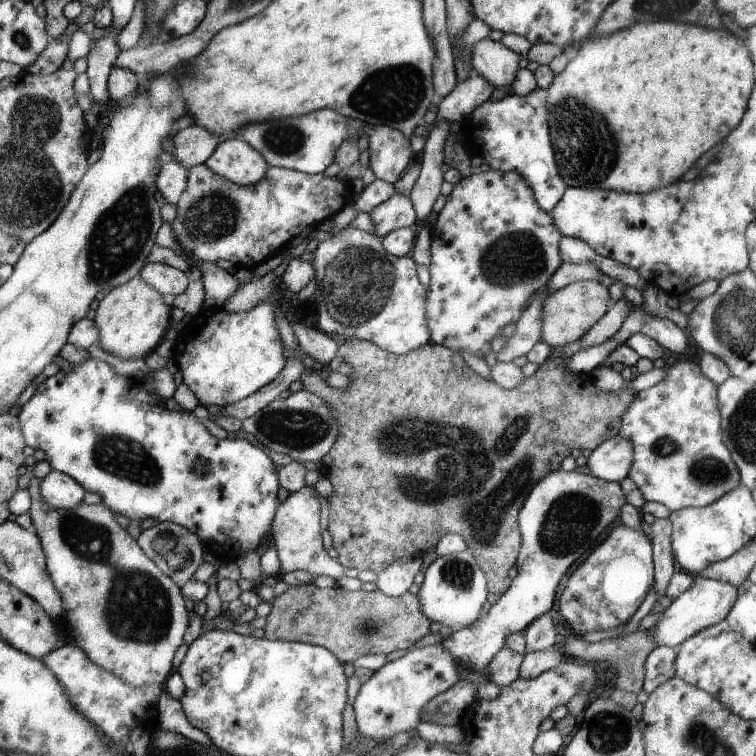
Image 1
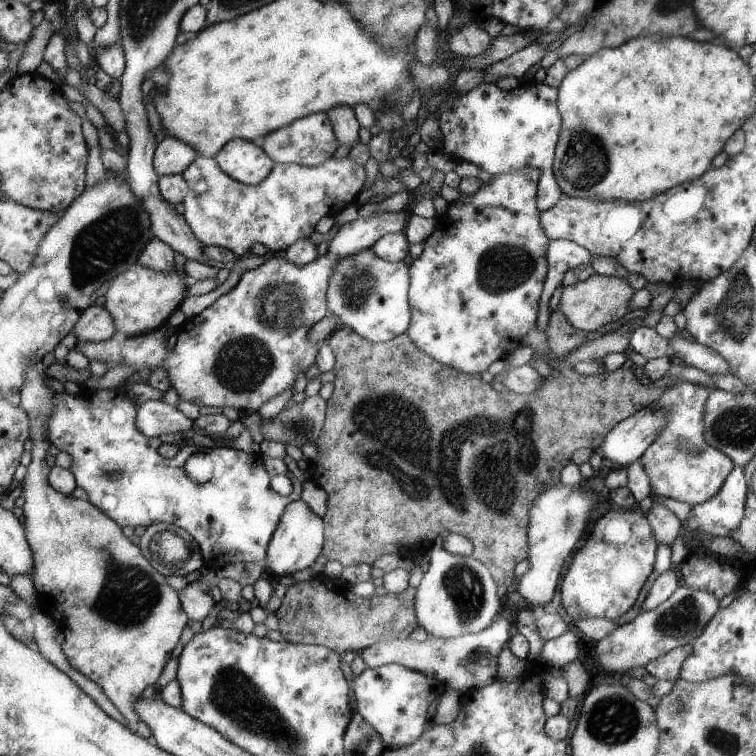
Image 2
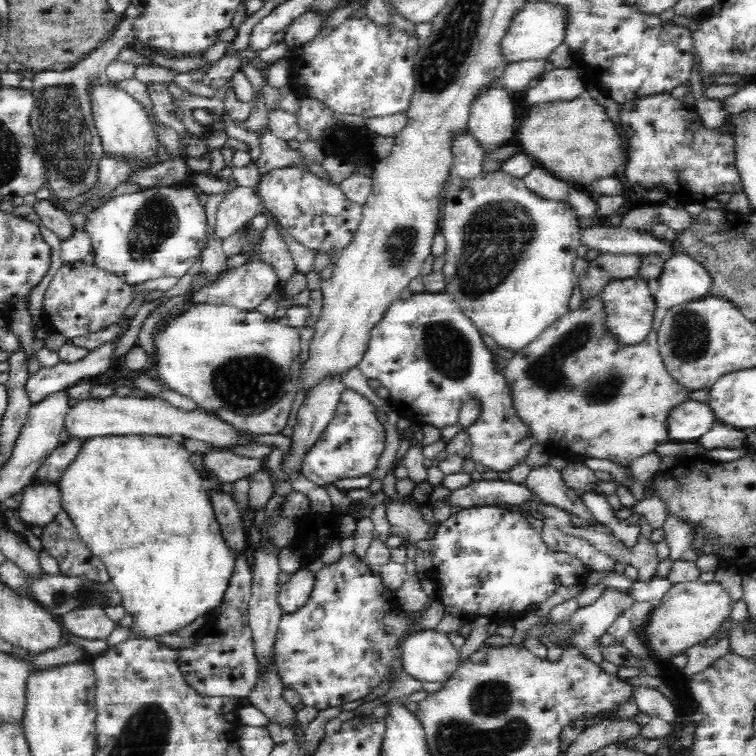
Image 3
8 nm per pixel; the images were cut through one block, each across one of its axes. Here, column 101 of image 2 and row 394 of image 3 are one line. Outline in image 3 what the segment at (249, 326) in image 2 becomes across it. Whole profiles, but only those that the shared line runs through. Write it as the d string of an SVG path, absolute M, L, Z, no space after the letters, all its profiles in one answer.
M344 389L334 418L327 424L314 448L310 448L310 452L302 460L302 475L310 482L325 488L338 480L362 478L372 474L386 444L386 429L378 419L378 411L378 405L374 405L362 394Z

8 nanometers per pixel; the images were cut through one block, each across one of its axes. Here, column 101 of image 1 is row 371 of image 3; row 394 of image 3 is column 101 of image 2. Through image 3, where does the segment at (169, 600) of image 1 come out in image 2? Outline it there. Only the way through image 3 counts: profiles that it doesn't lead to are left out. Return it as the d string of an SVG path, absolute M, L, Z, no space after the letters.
M42 360L28 366L28 372L24 374L27 381L20 402L20 406L29 414L29 439L32 441L30 462L23 479L23 515L35 560L30 579L41 610L49 614L62 631L63 641L60 646L67 662L101 688L128 723L128 729L135 732L140 720L133 710L136 698L149 684L156 686L155 680L169 660L171 648L177 644L188 616L181 606L178 592L151 566L138 545L123 536L121 527L116 522L105 516L93 503L53 490L48 483L47 473L50 468L45 461L45 450L50 442L46 439L46 419L52 413L52 396L57 385L45 375L46 368Z

